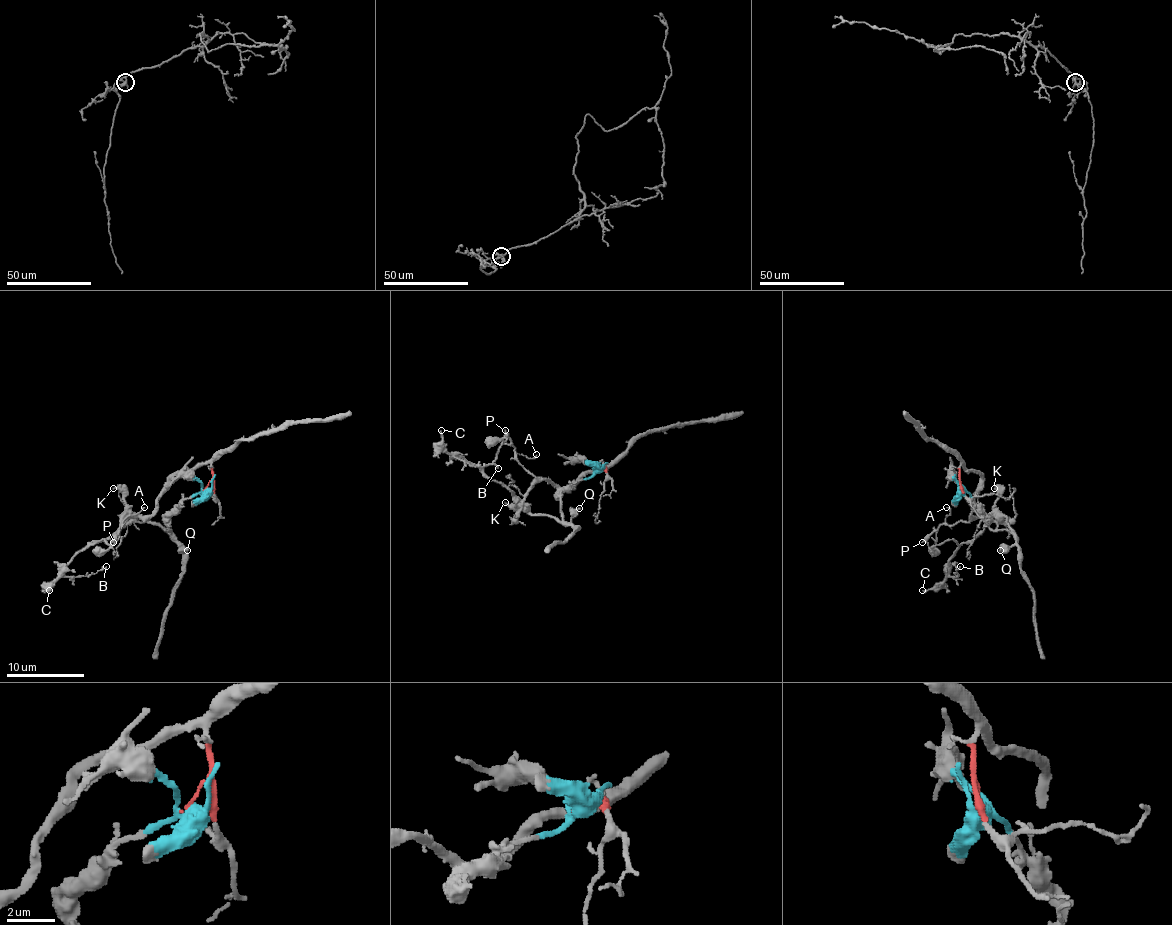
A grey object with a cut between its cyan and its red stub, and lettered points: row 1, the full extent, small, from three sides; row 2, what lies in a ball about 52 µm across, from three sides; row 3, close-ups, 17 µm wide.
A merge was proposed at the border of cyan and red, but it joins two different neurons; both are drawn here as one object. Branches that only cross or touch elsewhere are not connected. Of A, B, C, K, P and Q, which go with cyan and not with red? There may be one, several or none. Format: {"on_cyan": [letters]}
{"on_cyan": ["B", "C", "K", "Q"]}

